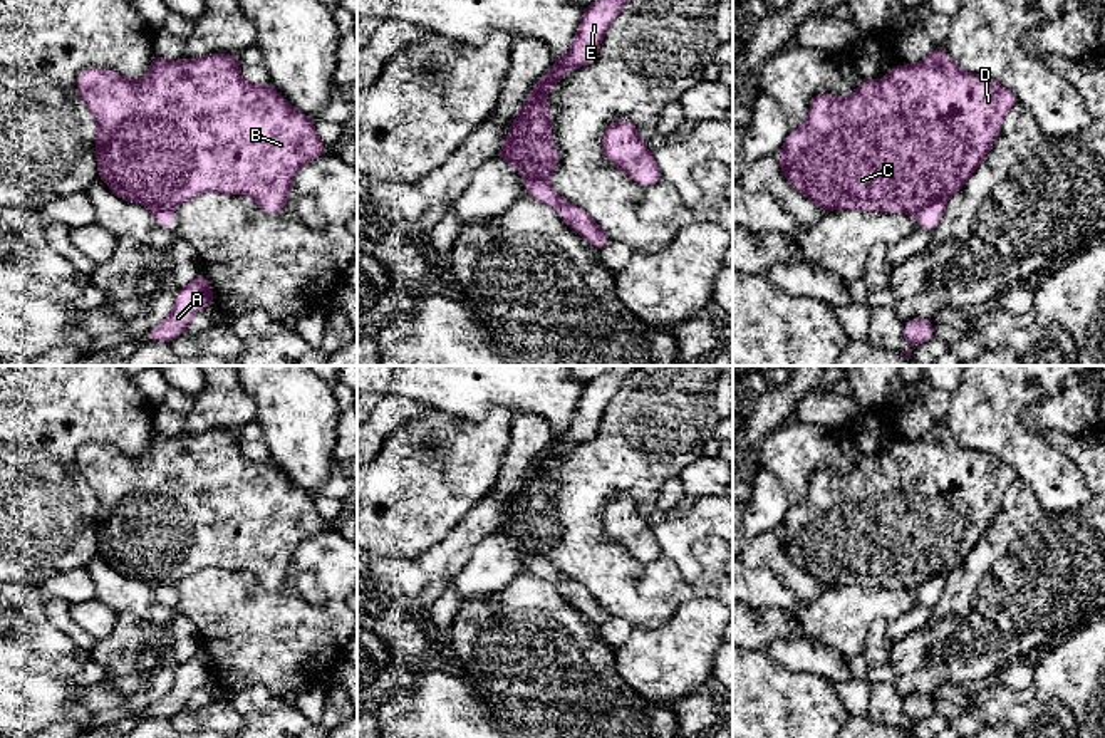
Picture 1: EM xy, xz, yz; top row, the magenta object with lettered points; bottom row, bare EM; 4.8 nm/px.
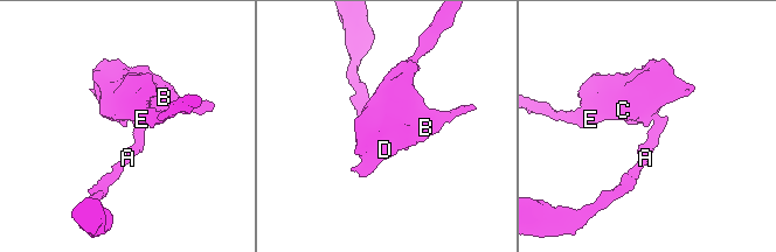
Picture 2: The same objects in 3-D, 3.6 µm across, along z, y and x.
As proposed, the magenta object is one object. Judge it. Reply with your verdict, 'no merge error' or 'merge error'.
merge error

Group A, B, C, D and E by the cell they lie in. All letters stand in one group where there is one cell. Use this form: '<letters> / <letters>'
A / B C D E

